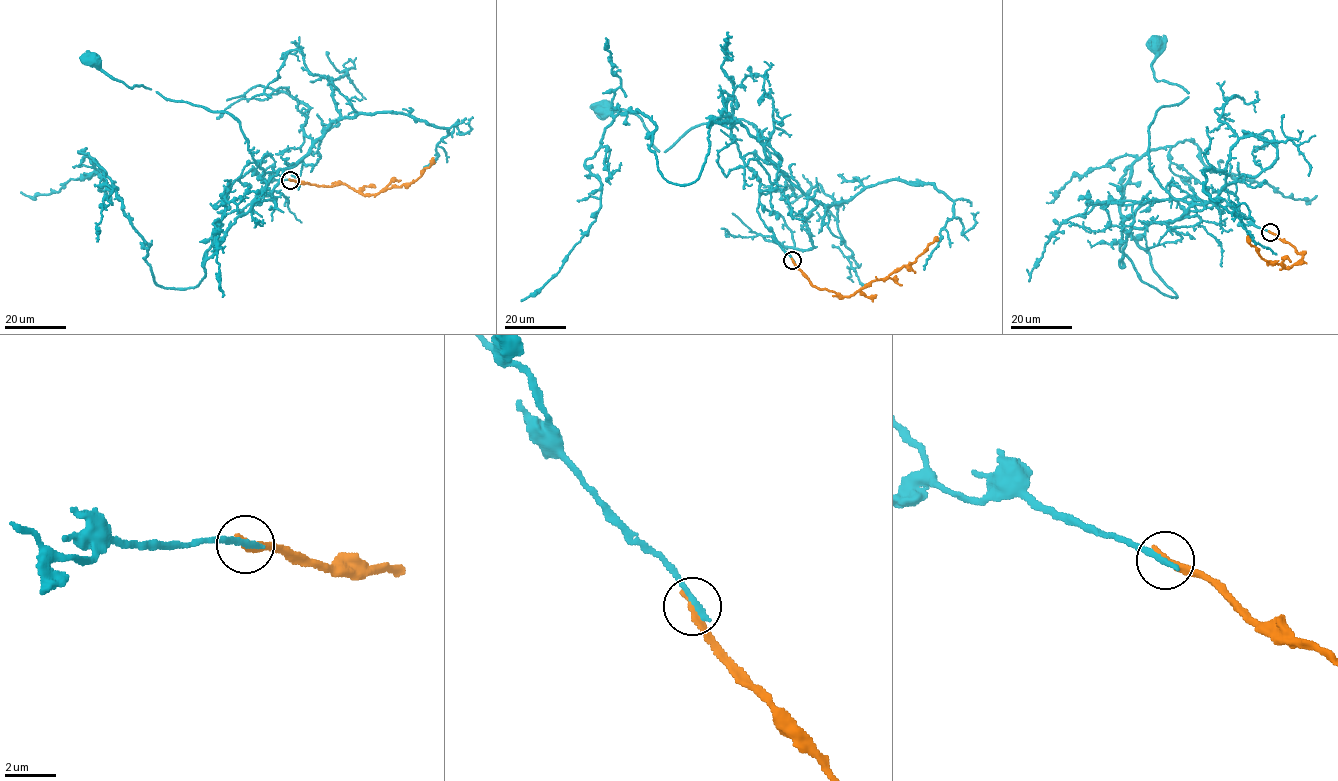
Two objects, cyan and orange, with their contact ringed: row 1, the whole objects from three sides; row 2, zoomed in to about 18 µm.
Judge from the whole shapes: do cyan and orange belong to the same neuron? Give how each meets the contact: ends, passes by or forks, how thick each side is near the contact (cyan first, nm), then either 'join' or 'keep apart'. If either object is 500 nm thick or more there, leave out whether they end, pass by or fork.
cyan ends | orange ends | 260/320 nm | keep apart

